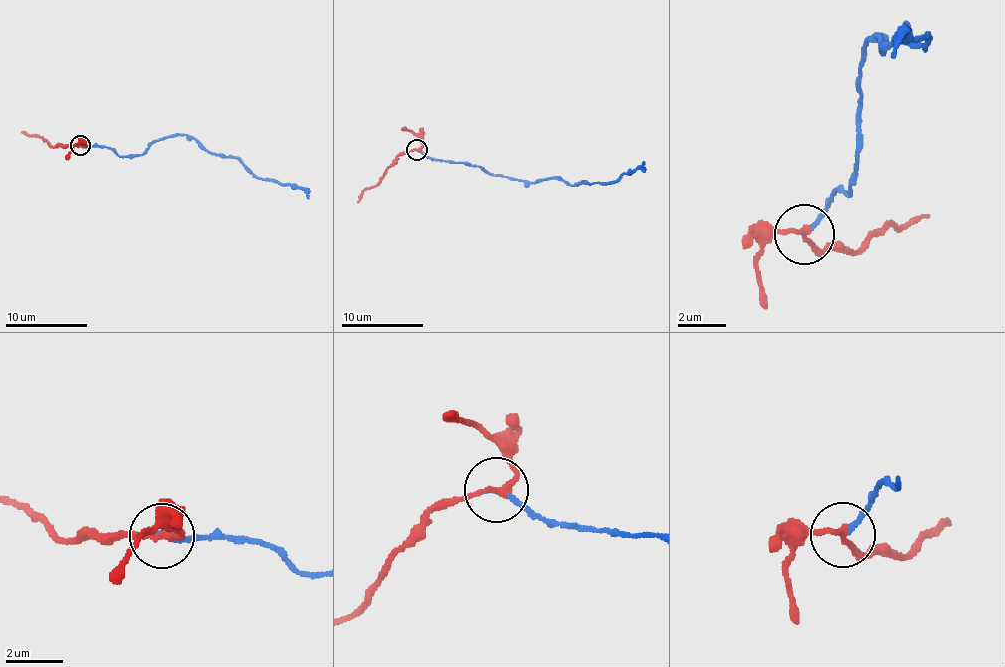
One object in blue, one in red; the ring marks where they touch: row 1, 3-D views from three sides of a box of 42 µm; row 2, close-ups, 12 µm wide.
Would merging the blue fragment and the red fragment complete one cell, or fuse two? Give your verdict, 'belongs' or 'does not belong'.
does not belong

